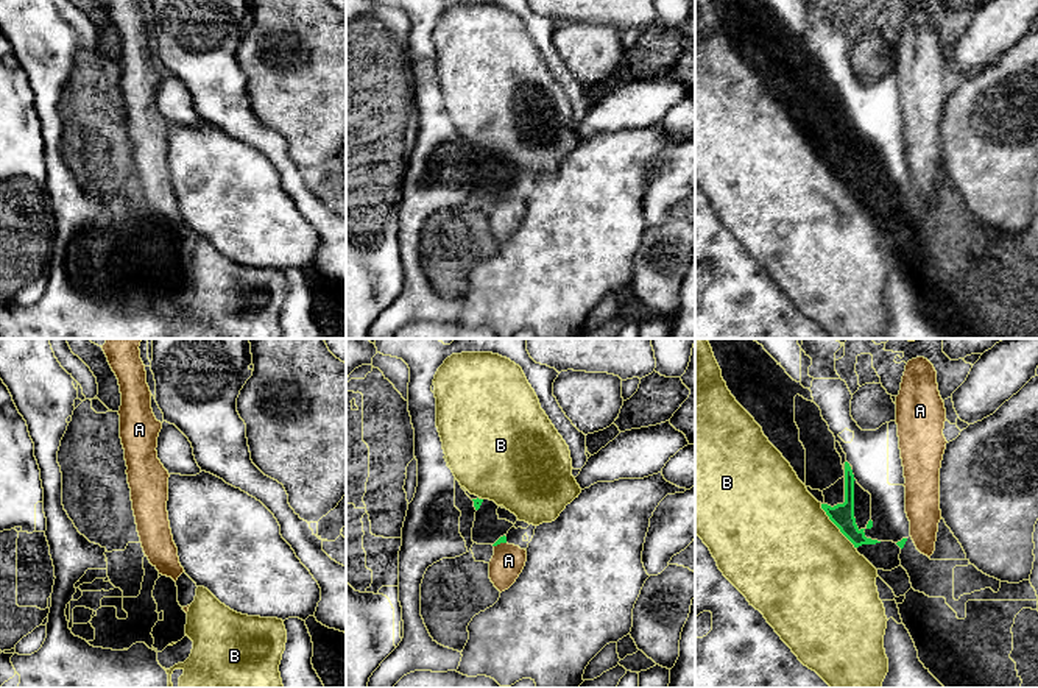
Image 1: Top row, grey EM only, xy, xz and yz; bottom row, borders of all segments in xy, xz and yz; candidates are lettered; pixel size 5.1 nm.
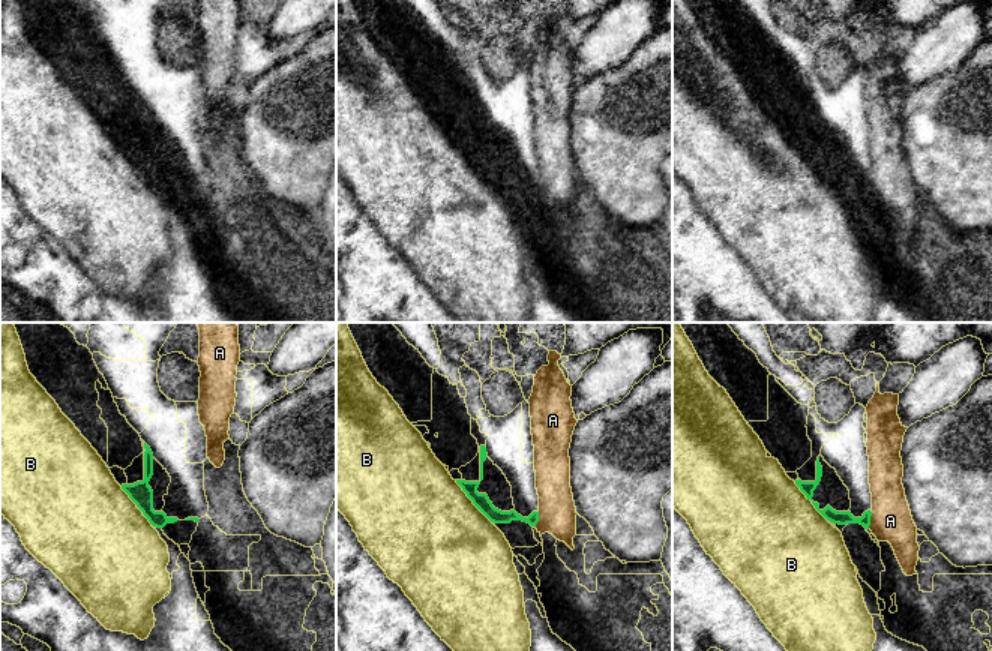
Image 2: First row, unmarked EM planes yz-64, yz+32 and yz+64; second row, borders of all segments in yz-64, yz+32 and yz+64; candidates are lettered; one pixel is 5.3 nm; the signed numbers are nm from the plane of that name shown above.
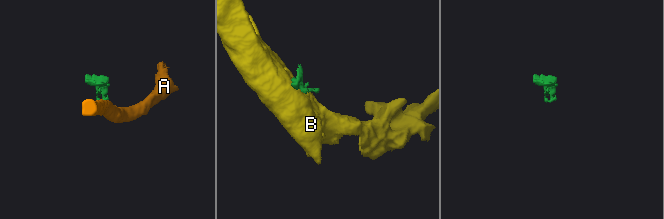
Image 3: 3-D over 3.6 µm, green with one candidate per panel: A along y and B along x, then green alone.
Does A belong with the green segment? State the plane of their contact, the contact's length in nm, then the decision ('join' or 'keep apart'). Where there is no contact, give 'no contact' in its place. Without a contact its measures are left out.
xz | 70 nm | keep apart

